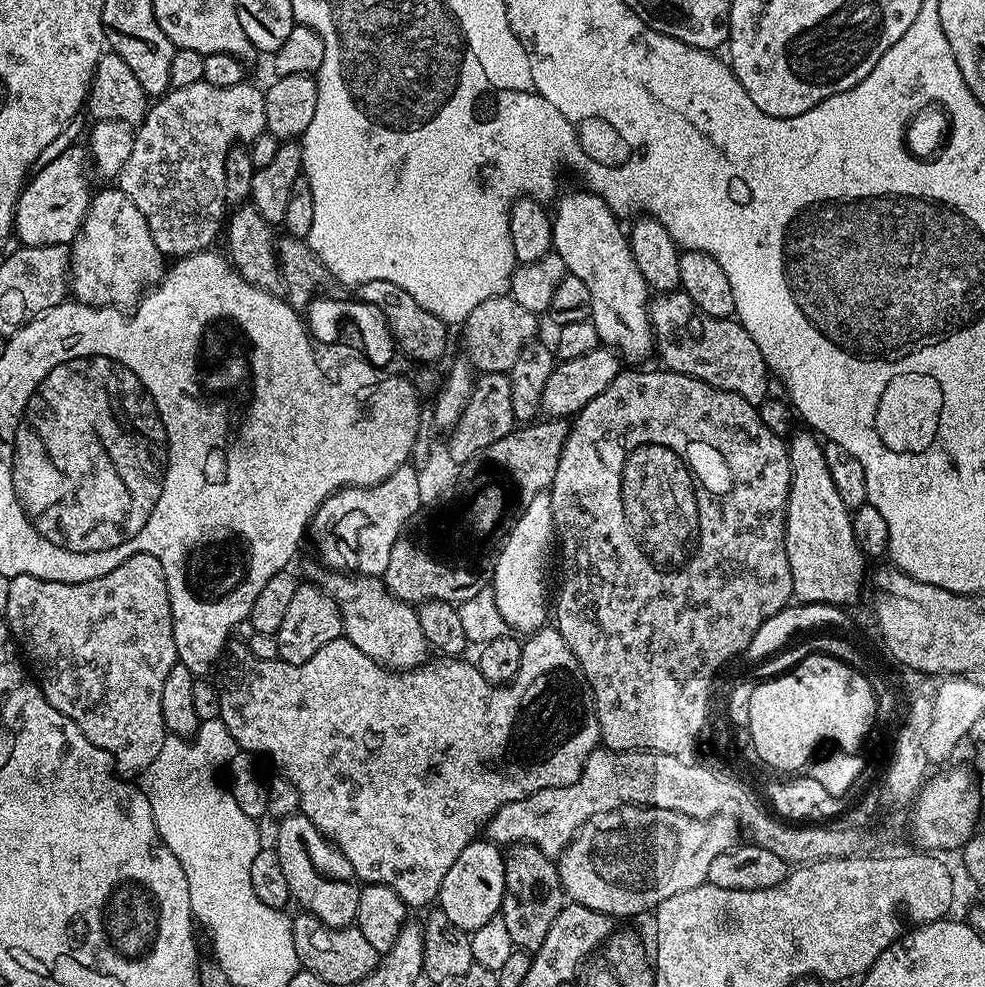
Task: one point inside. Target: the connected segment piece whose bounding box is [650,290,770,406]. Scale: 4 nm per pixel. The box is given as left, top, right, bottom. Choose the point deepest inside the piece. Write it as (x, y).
(720, 352)

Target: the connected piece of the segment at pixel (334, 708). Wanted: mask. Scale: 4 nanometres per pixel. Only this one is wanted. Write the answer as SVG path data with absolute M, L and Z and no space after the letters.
M540 626L529 640L523 641L523 646L522 666L515 678L509 684L492 684L476 669L475 663L468 661L467 664L464 658L438 658L440 660L433 659L419 668L393 670L362 654L354 642L341 638L319 645L307 660L267 660L253 654L247 643L232 638L224 648L224 655L218 661L217 676L214 676L220 707L218 719L226 726L226 730L230 730L237 749L249 754L261 752L280 767L277 769L291 782L294 790L298 790L302 815L310 818L321 834L335 844L346 862L350 862L357 881L390 886L390 890L394 890L394 894L398 894L398 898L402 898L409 909L427 909L439 897L442 878L446 878L458 854L462 854L462 850L466 850L466 846L477 839L479 832L476 831L479 828L481 831L499 808L510 802L518 802L530 794L538 794L538 790L561 788L578 782L590 754L601 747L600 723L596 717L592 691L586 674L582 674L582 666L578 666L578 658L574 658L574 650L566 646L566 638L562 638L554 626Z

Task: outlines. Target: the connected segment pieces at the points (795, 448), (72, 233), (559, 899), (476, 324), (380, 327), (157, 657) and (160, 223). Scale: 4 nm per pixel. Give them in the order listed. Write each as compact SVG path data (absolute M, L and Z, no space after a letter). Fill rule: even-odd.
M811 430L793 431L787 441L792 482L784 545L790 562L792 595L801 604L849 606L866 588L866 557L854 538L852 512L842 502L826 466L824 444ZM817 440L817 441L816 441Z
M87 147L68 148L65 152L58 153L53 160L47 160L31 173L24 189L20 191L20 197L16 199L14 236L26 248L71 245L80 233L80 227L88 213L88 204L94 195L94 188L88 185L90 152Z
M509 844L504 853L504 901L499 915L506 922L513 949L533 953L542 946L554 918L564 909L566 897L560 881L560 869L551 856L542 854L533 844Z
M510 294L486 298L486 302L482 302L482 306L474 306L474 310L470 310L470 314L464 320L463 355L477 373L511 373L518 354L522 354L525 346L533 343L535 336L532 335L536 332L536 320L537 313L518 306L518 302L514 302Z
M315 297L308 304L304 314L309 335L315 343L327 344L344 343L349 349L362 348L366 351L365 359L379 368L389 367L388 364L396 355L398 346L395 336L389 330L388 320L376 306L362 303L359 300L340 300L338 298Z
M134 554L130 558L126 558L126 562L114 566L114 570L110 570L110 574L102 574L102 578L90 578L86 582L77 584L43 580L34 578L30 574L11 577L10 599L6 601L6 610L3 615L6 617L8 630L12 633L12 639L22 649L23 659L36 683L39 684L46 702L50 702L50 706L54 706L54 710L66 714L66 718L70 718L70 722L74 722L74 726L78 726L78 730L82 730L82 734L86 734L86 738L90 738L90 742L94 742L94 746L111 754L121 773L139 774L148 767L150 762L154 762L154 758L158 758L158 750L162 750L166 735L162 718L162 686L165 684L170 670L178 662L174 646L174 626L172 625L174 617L170 610L170 594L166 590L166 578L158 558L154 558L150 554Z
M204 80L194 82L194 86L182 86L181 88L172 88L159 97L149 107L147 114L144 116L143 122L136 128L136 137L134 138L134 150L130 150L130 158L126 158L126 166L122 166L118 177L118 187L121 192L125 192L130 198L130 202L134 202L134 206L138 206L138 210L142 210L142 214L146 218L146 222L150 226L150 234L154 238L154 242L158 246L158 250L163 252L165 257L179 258L181 256L189 256L195 252L203 252L211 249L212 244L216 240L216 235L221 235L222 229L226 224L226 205L224 200L224 187L226 186L226 158L227 152L233 144L241 142L253 142L266 132L266 106L264 105L264 93L258 87L255 88L251 82L245 82L238 86L210 86Z

